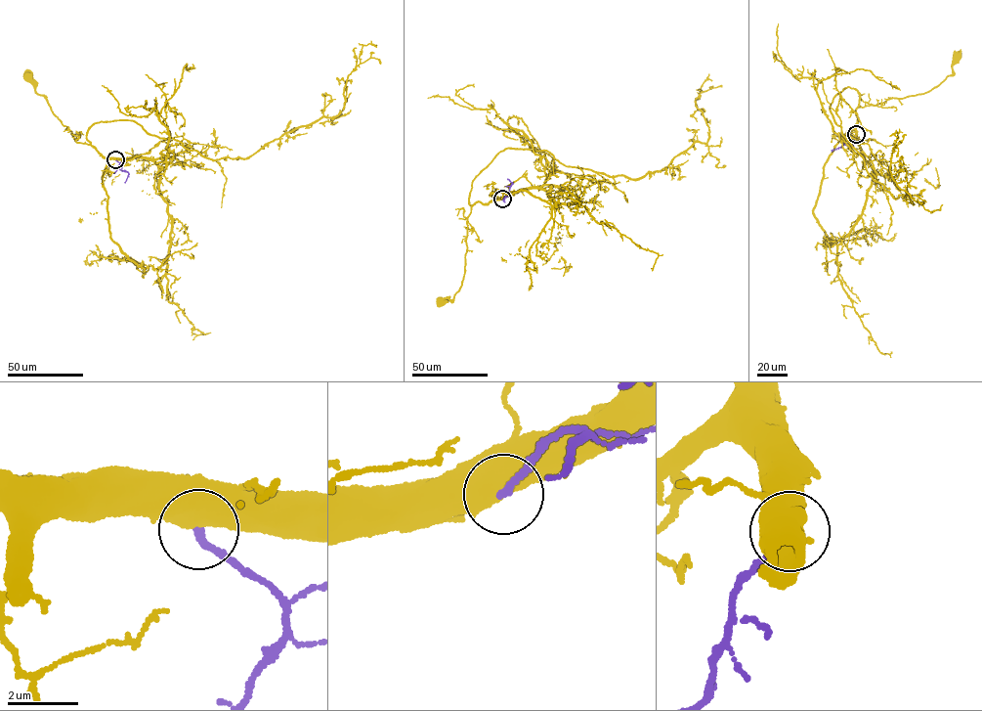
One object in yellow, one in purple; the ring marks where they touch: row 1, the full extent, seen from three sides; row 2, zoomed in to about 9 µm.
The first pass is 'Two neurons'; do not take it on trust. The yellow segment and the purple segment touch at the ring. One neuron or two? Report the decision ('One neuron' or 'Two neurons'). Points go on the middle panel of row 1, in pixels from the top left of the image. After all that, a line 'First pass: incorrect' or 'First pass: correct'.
Two neurons
First pass: correct

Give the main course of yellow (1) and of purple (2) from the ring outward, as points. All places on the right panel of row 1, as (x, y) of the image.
1: (856, 134), (855, 112), (858, 107), (931, 90), (952, 75), (952, 64), (958, 56)
2: (856, 134), (852, 141), (832, 151)

